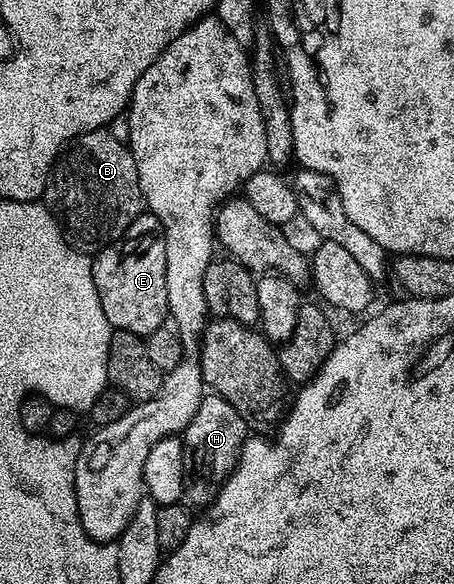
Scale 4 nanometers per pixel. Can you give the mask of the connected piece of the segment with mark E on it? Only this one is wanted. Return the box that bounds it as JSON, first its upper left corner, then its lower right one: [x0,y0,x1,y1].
[92,214,170,336]

